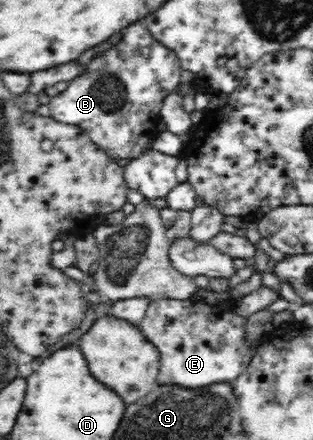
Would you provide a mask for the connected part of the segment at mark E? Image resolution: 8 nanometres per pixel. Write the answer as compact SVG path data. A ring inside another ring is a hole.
M198 297L150 301L138 328L159 353L156 384L204 388L216 382L231 383L248 366L253 351L244 340L245 318L235 314L235 299L212 305Z

